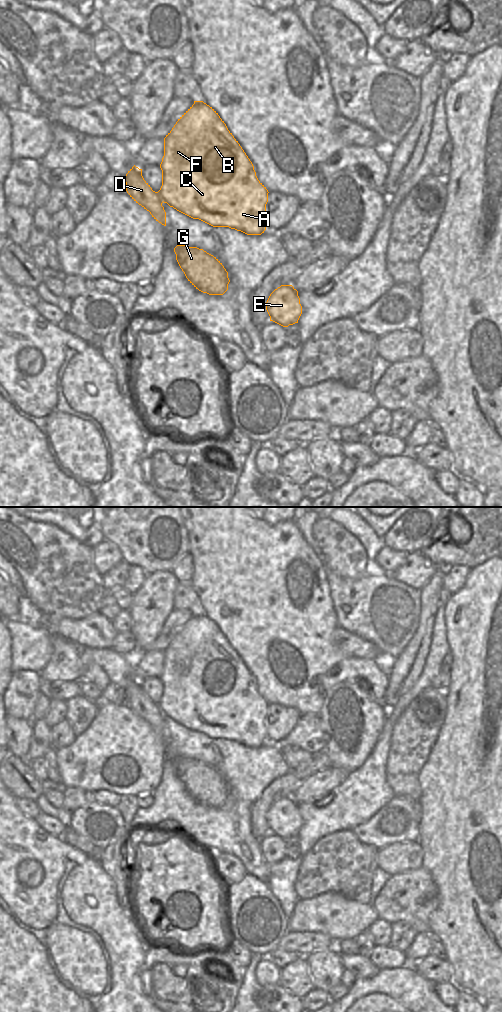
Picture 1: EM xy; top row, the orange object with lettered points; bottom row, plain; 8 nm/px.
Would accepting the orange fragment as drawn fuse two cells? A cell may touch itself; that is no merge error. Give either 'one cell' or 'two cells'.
one cell

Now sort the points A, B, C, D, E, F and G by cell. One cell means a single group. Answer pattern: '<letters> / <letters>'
A B C D E F G

